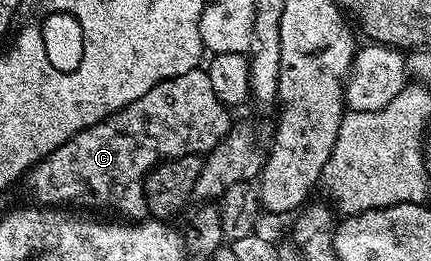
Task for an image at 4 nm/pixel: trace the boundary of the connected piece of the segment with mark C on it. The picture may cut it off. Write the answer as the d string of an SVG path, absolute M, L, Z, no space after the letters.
M195 69L175 79L160 81L144 97L132 101L124 109L102 119L76 134L64 145L60 145L47 159L40 159L28 172L30 179L30 195L35 204L55 209L94 209L90 207L107 207L115 211L115 216L126 221L141 221L147 218L146 177L151 167L163 157L179 155L202 155L209 153L230 134L232 122L231 112L226 104L216 97L212 89L212 81L208 81L205 70Z

